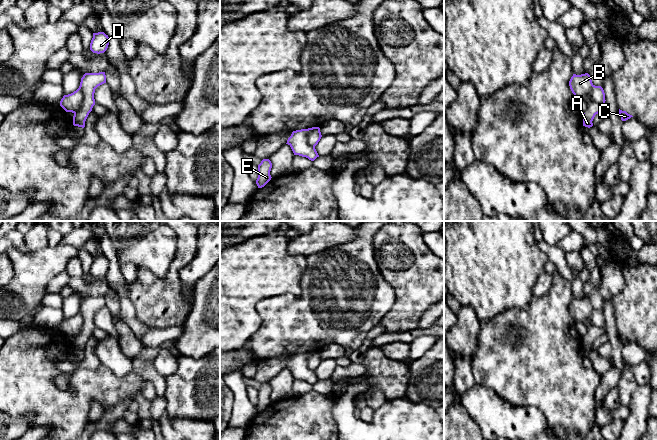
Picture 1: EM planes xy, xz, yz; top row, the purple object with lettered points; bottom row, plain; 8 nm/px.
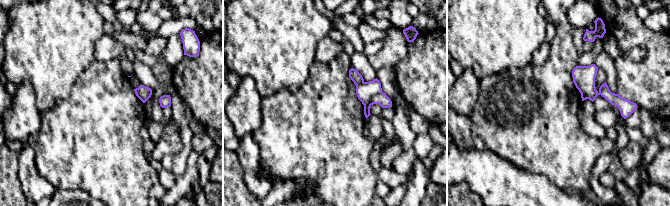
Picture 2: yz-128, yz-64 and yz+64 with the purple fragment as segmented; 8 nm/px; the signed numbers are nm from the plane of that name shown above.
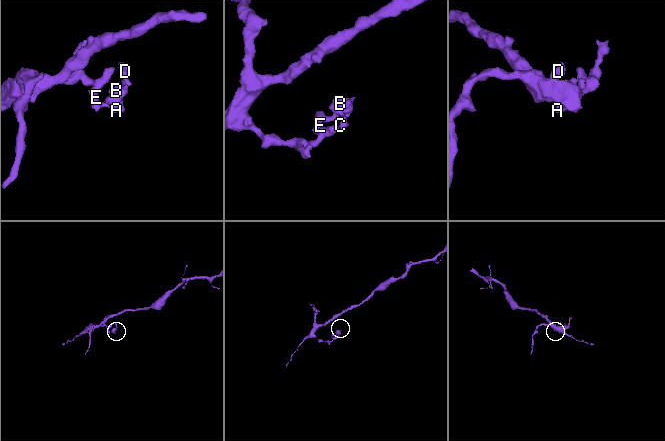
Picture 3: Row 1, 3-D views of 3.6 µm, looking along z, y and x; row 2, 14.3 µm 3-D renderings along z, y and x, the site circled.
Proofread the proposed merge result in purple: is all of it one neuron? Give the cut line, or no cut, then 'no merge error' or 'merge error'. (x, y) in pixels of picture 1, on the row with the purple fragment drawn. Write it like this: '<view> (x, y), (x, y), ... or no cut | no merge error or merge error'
yz (593, 85), (589, 97), (594, 101), (604, 104) | merge error

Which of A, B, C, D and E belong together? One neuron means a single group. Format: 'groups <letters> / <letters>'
groups A B D E / C

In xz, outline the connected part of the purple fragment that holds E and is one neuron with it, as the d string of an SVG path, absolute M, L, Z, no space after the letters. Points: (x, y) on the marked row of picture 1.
M263 159L258 165L258 178L256 180L258 188L264 187L271 180L271 168L272 163L269 159Z

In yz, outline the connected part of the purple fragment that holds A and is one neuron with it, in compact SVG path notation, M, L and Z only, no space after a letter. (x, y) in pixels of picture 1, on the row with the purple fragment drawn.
M588 73L581 75L573 74L569 81L569 86L576 98L585 98L587 100L587 110L583 114L583 126L592 127L595 115L605 110L606 105L599 104L590 99L589 95L594 86L590 75Z

